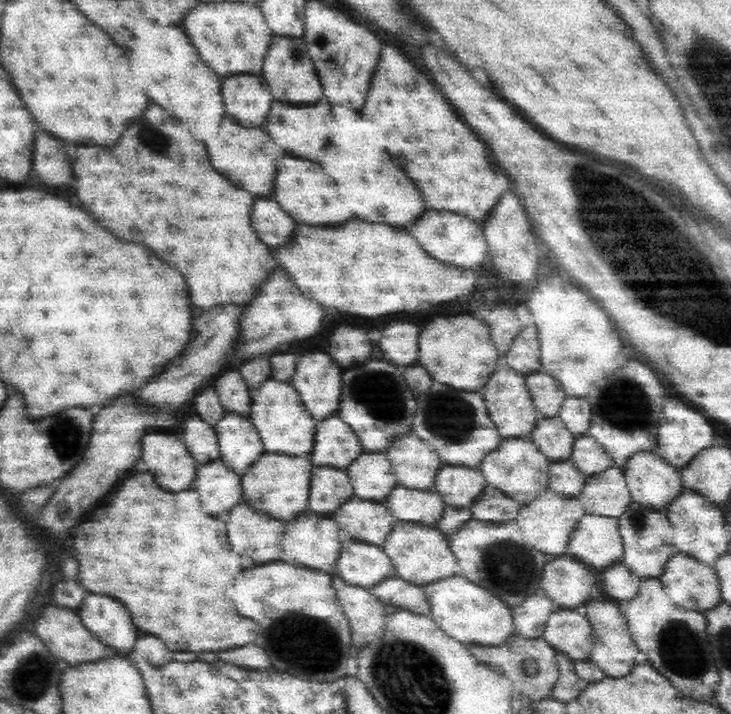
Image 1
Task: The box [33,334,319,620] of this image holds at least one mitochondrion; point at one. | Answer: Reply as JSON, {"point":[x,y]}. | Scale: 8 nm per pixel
{"point":[65,439]}

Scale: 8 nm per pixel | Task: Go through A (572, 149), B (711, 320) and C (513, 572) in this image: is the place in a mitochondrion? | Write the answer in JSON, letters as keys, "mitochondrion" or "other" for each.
{"A":"other","B":"mitochondrion","C":"mitochondrion"}

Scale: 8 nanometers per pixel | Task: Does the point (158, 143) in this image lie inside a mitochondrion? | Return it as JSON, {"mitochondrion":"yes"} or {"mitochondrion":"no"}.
{"mitochondrion":"yes"}

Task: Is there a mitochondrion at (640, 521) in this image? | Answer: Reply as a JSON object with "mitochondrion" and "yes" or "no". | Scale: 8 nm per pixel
{"mitochondrion":"yes"}

